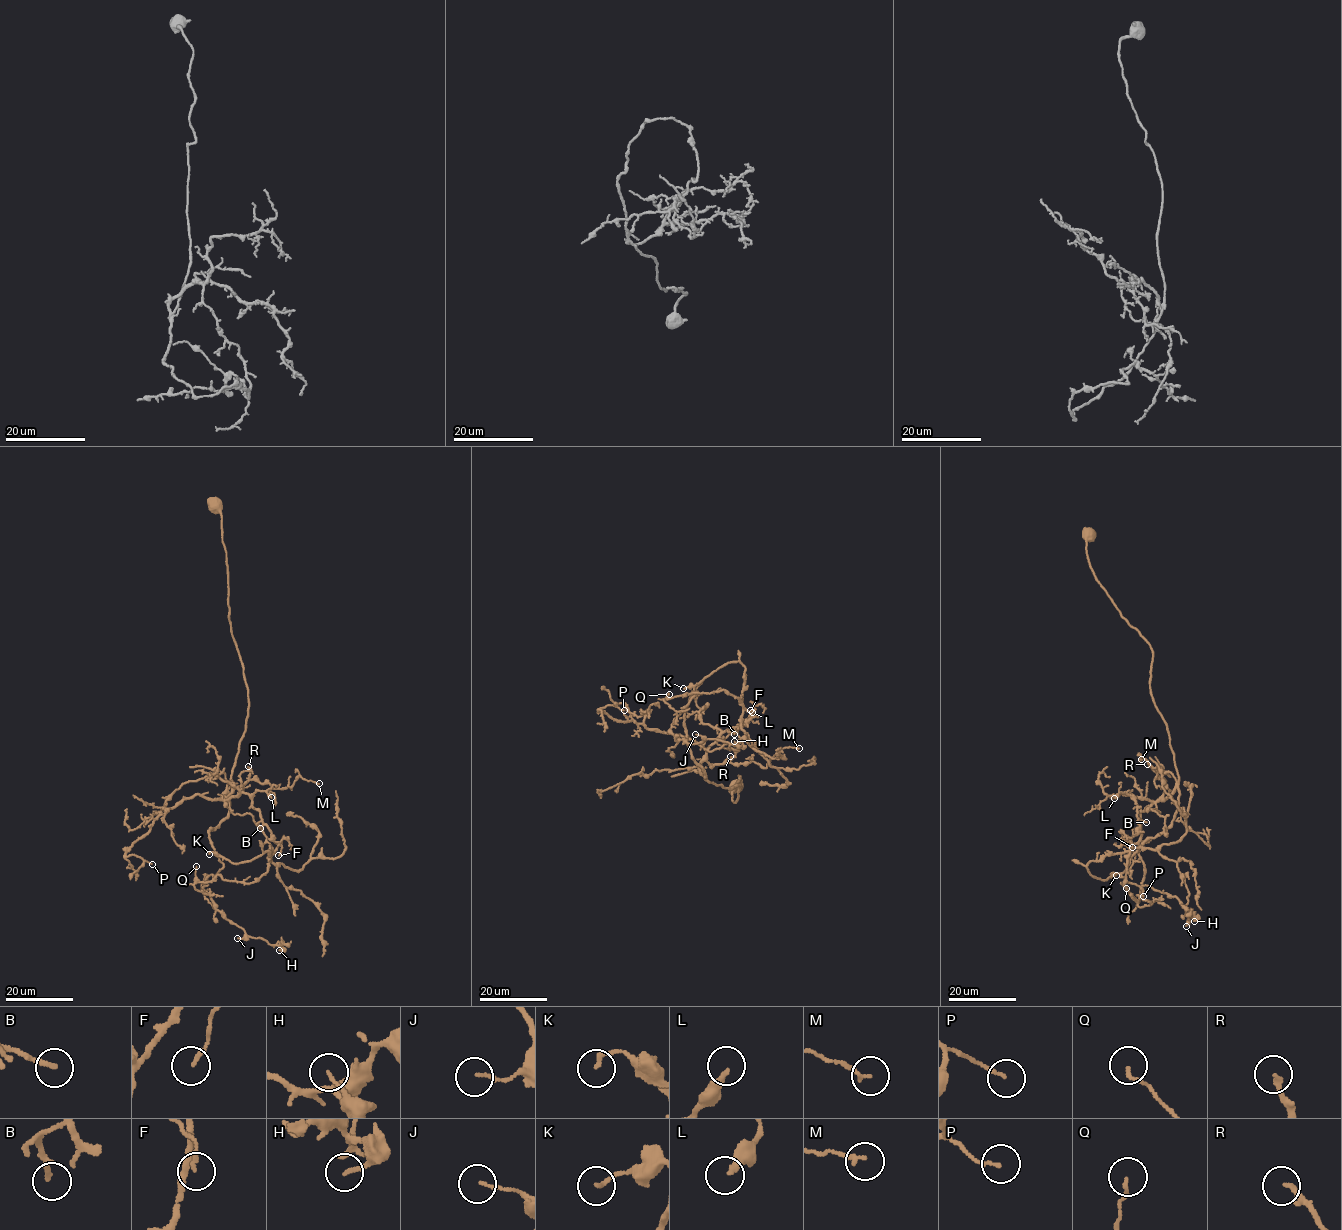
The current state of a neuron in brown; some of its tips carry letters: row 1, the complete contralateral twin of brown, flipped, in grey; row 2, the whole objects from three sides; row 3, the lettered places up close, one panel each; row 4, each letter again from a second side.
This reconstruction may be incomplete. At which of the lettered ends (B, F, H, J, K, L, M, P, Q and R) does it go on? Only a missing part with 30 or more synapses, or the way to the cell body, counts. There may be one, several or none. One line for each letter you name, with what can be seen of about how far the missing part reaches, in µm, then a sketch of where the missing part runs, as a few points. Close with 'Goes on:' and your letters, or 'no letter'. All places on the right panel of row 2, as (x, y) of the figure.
R: missing 20 µm; course (1147, 764), (1140, 756), (1140, 747), (1136, 747), (1139, 732)
Goes on: R

